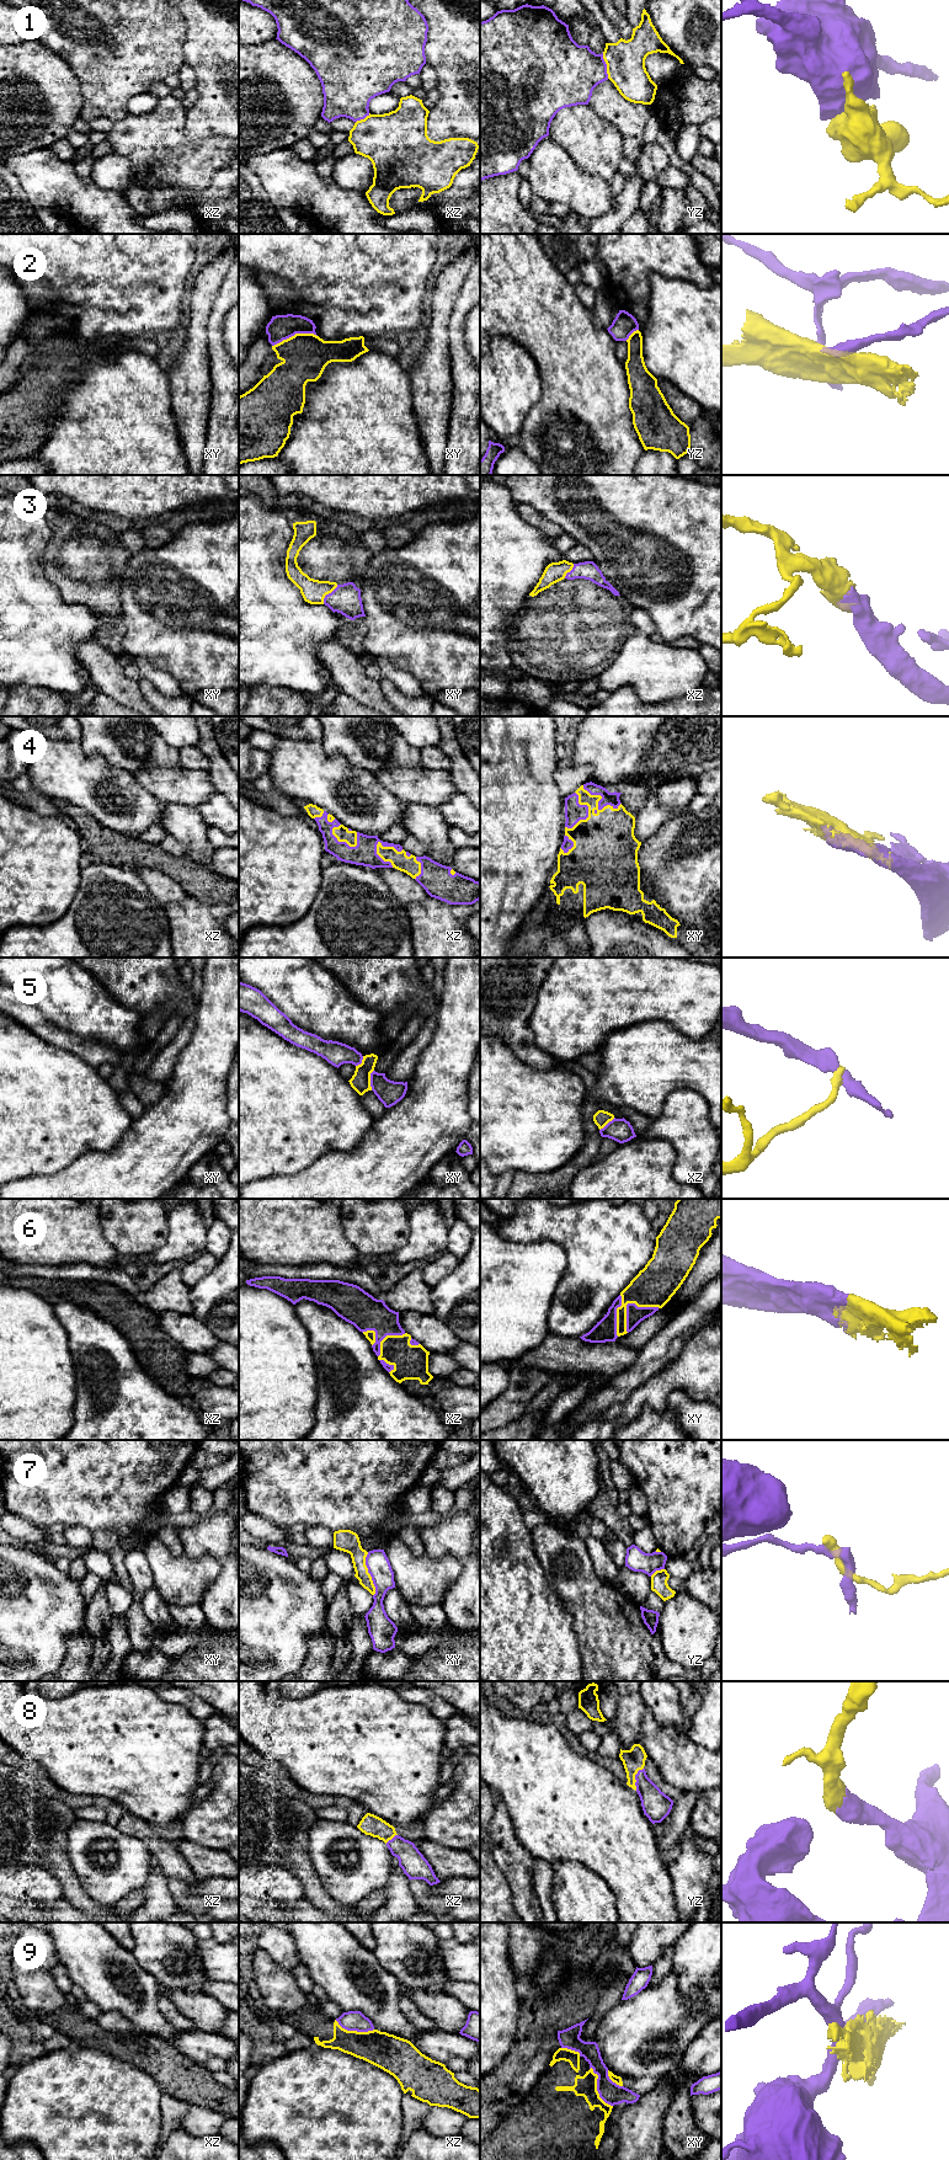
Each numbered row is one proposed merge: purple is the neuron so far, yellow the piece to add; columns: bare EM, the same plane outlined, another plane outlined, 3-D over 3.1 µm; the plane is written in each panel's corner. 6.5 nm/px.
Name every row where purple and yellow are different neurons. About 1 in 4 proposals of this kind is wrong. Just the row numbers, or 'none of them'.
1, 2, 5, 7, 9

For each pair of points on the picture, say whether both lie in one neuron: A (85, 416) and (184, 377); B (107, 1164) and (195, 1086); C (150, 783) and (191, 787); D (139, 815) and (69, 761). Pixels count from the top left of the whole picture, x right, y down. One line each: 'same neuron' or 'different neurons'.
A: different neurons
B: same neuron
C: same neuron
D: same neuron

